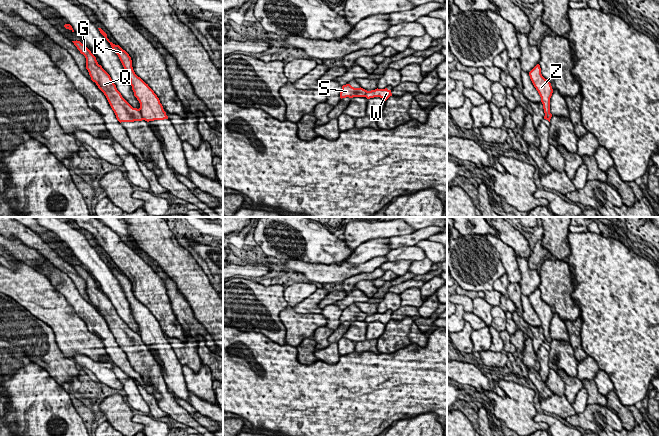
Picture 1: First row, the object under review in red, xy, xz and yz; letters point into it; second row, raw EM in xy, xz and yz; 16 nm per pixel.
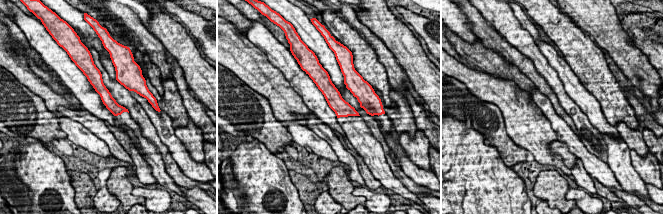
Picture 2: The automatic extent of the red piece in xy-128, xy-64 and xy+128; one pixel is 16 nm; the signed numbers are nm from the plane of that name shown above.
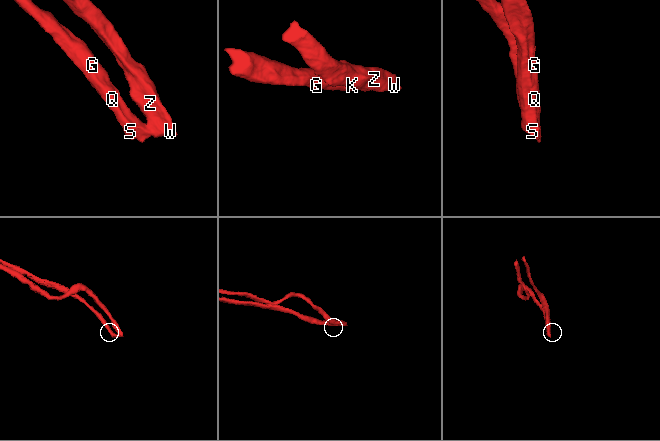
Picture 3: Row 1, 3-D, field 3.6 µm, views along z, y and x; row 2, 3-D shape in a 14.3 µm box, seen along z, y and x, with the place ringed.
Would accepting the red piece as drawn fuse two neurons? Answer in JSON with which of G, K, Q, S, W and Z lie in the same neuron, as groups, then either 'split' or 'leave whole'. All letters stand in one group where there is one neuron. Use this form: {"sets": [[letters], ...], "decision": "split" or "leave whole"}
{"sets": [["G", "Q", "S"], ["K", "W", "Z"]], "decision": "split"}

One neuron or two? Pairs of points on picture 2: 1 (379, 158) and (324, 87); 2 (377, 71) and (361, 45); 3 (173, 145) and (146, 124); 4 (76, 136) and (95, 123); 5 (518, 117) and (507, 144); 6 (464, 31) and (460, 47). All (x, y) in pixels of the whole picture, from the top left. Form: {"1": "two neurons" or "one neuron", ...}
{"1": "one neuron", "2": "one neuron", "3": "two neurons", "4": "two neurons", "5": "two neurons", "6": "two neurons"}

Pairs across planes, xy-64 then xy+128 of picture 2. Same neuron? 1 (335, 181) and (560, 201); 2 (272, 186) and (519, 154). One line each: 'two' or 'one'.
1: one
2: two

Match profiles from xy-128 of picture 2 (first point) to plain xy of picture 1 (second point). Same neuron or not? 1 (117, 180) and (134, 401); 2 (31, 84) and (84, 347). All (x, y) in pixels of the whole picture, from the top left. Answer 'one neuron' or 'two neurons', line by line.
1: two neurons
2: one neuron

